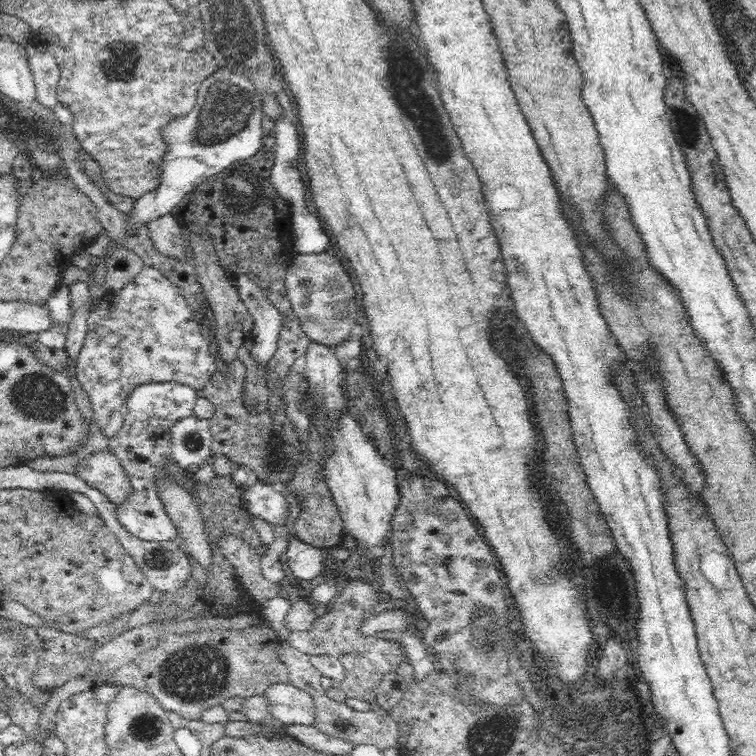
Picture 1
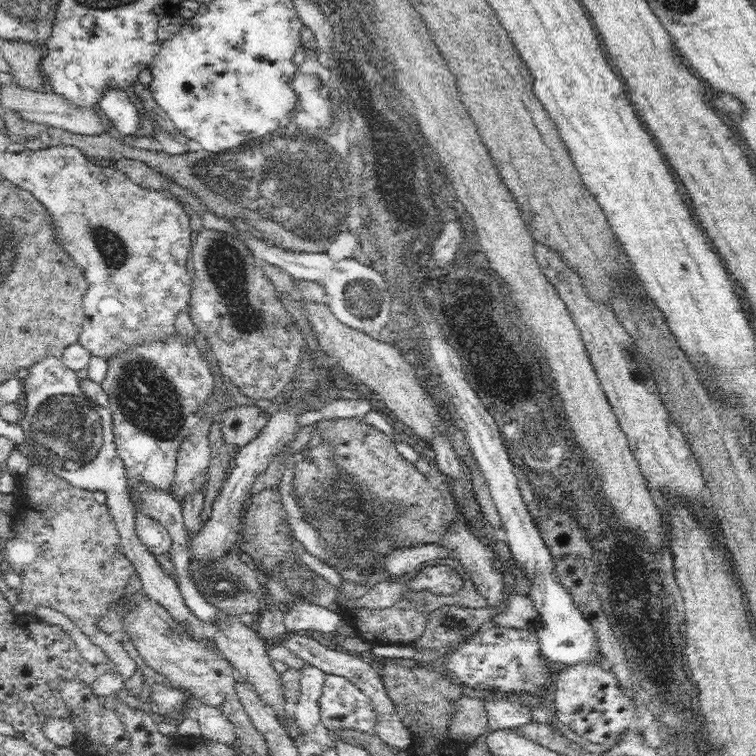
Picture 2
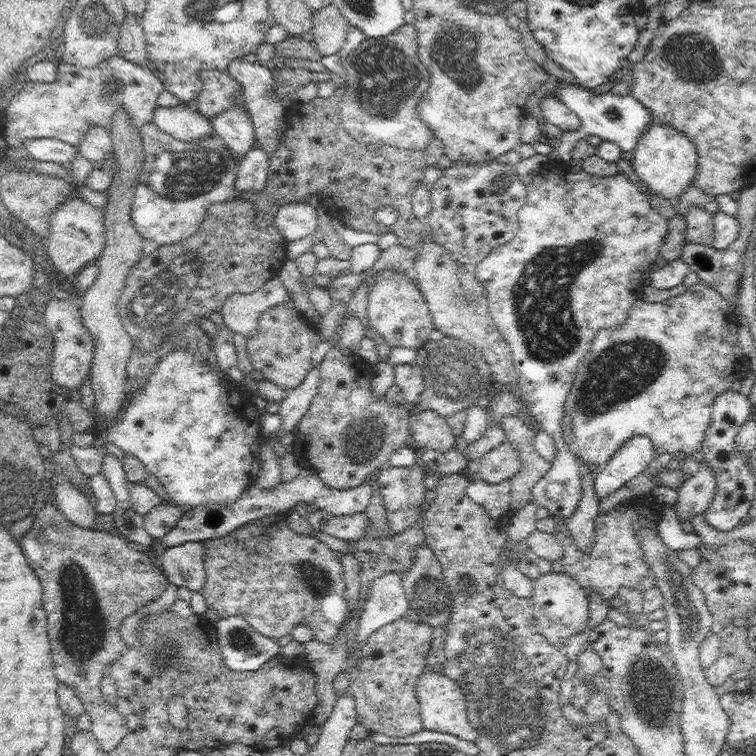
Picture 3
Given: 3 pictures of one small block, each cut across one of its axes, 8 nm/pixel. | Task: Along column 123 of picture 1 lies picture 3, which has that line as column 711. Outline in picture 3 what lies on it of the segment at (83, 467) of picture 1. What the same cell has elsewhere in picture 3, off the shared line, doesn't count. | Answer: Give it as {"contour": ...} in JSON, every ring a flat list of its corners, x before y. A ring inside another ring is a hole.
{"contour":[[706,461,700,462,700,468,677,491,674,508,681,521,696,513,705,512,716,496,716,474]]}

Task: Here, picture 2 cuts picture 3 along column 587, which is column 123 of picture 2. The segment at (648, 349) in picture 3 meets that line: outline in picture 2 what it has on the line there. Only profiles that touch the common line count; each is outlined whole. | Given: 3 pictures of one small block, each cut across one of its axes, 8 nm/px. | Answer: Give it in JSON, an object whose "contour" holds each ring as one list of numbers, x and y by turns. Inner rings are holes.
{"contour":[[178,332,166,341,151,341,128,349,126,353,108,361,108,372,101,386,109,399,113,413,112,427,118,456,124,463,128,477,152,489,172,491,175,482,177,454,182,441,200,420,200,406,212,398,215,378,192,339,184,341]]}

